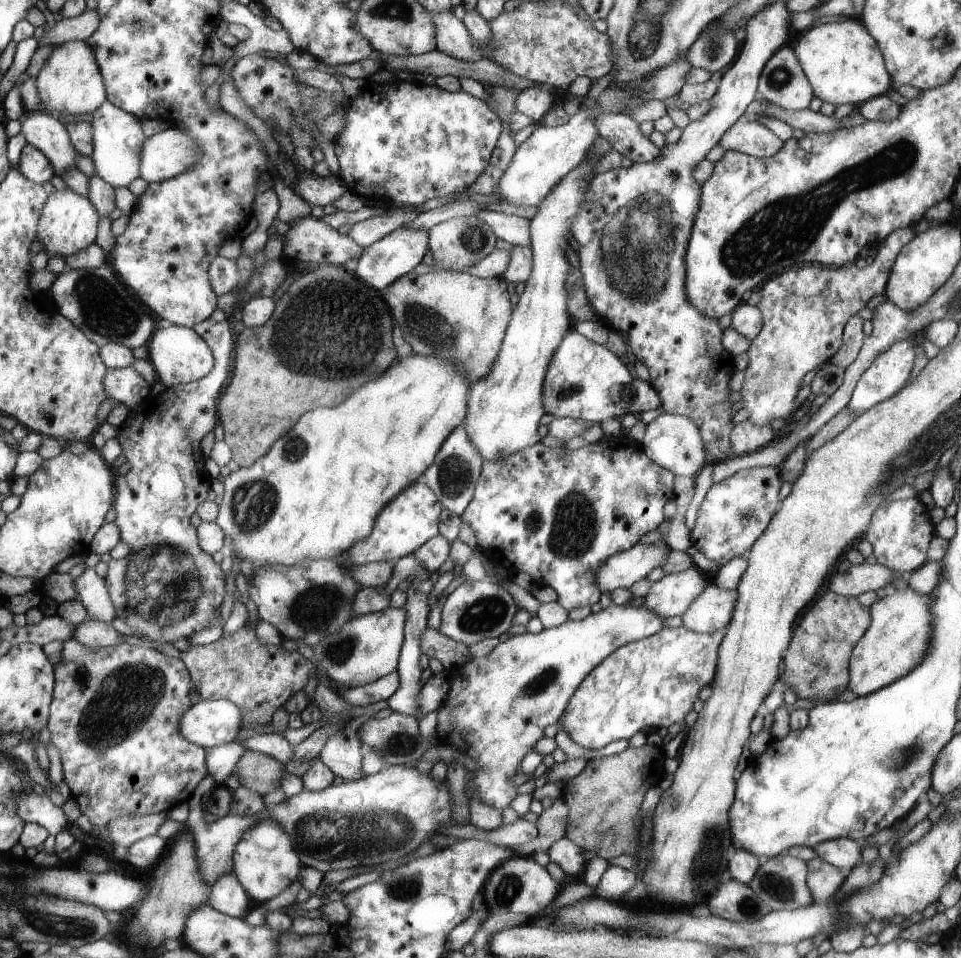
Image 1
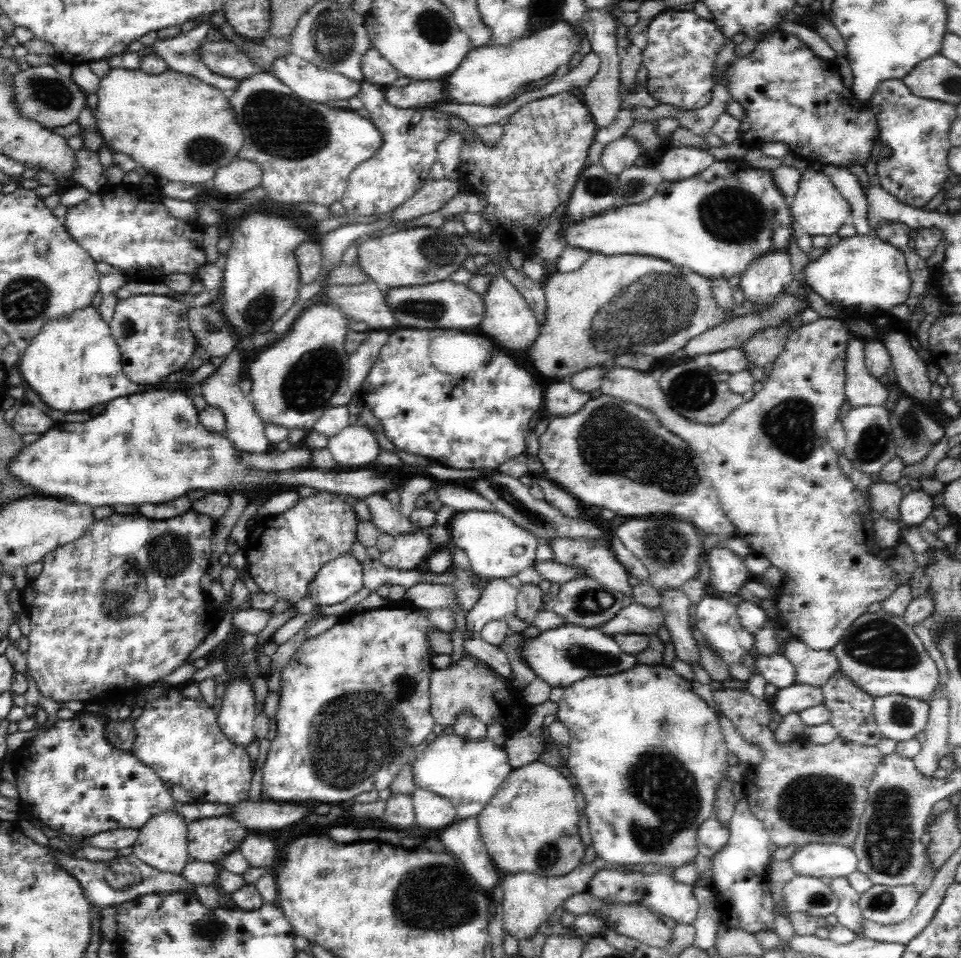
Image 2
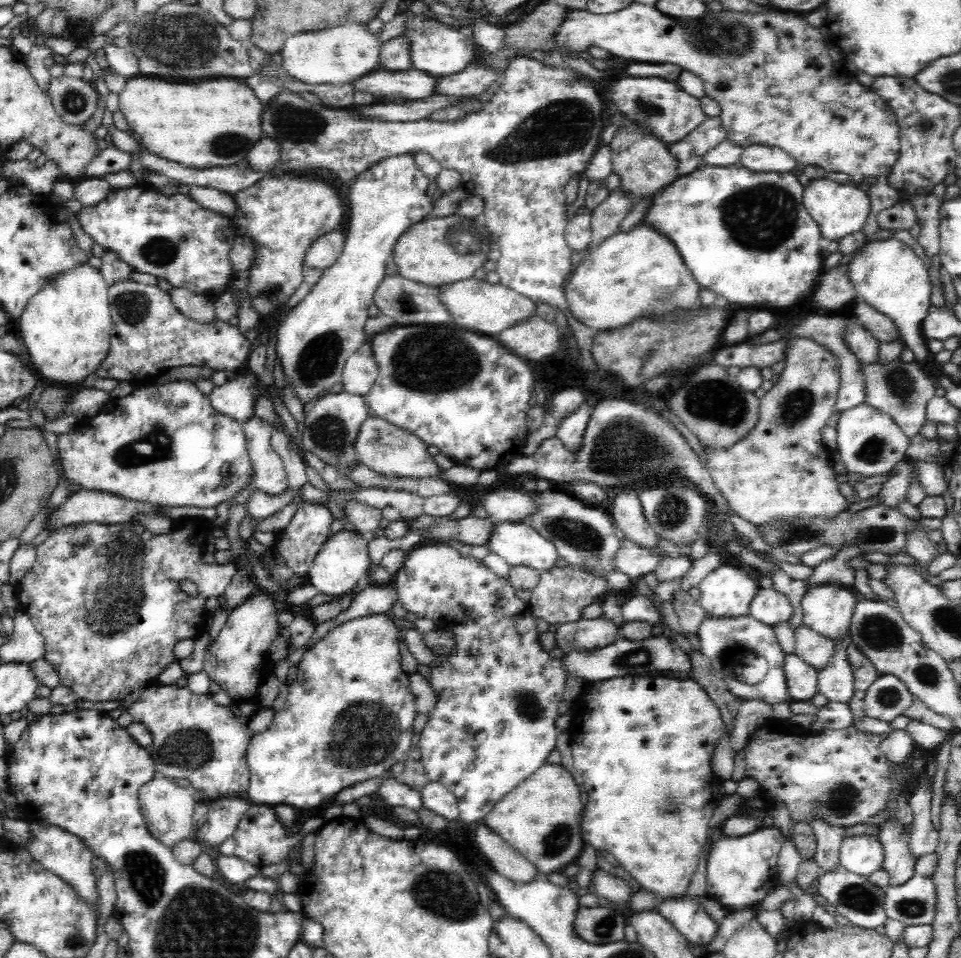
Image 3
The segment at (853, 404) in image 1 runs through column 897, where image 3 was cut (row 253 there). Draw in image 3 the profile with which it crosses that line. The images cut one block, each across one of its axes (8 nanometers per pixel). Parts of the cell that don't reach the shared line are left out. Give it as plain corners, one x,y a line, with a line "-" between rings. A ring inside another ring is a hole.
406,153
399,154
398,156
391,156
390,158
386,158
376,164
373,164
370,168
367,168
364,172
362,172
362,174
356,176
356,178
349,183
348,196
346,196
346,200
349,200
347,211
348,216
350,216
350,228
348,228
348,234
346,234
343,242
342,254
338,256
338,259
334,262
334,264
332,264
332,266
321,271
321,275
317,280
317,283
310,288
310,290
306,293
306,296
297,305
290,308
288,314
278,323
276,333
274,334
274,338
276,338
274,352
276,352
278,364
280,364
280,368
282,368
284,378
287,379
288,384
292,386
292,391
300,398
301,404
310,404
310,402
314,402
314,400
318,400
318,398
321,399
324,395
332,392
332,388
334,388
338,382
342,382
342,372
348,357
352,356
352,354
354,354
354,352
361,347
362,343
367,342
365,340
363,328
366,319
368,319
367,310
370,308
370,305
373,304
375,288
384,278
384,260
386,260
388,256
392,256
393,246
398,236
400,236
402,232
406,231
407,228
410,228
413,224
425,220
424,216
432,210
430,197
424,195
426,187
430,184
430,181
431,179
429,179
418,168
414,154

